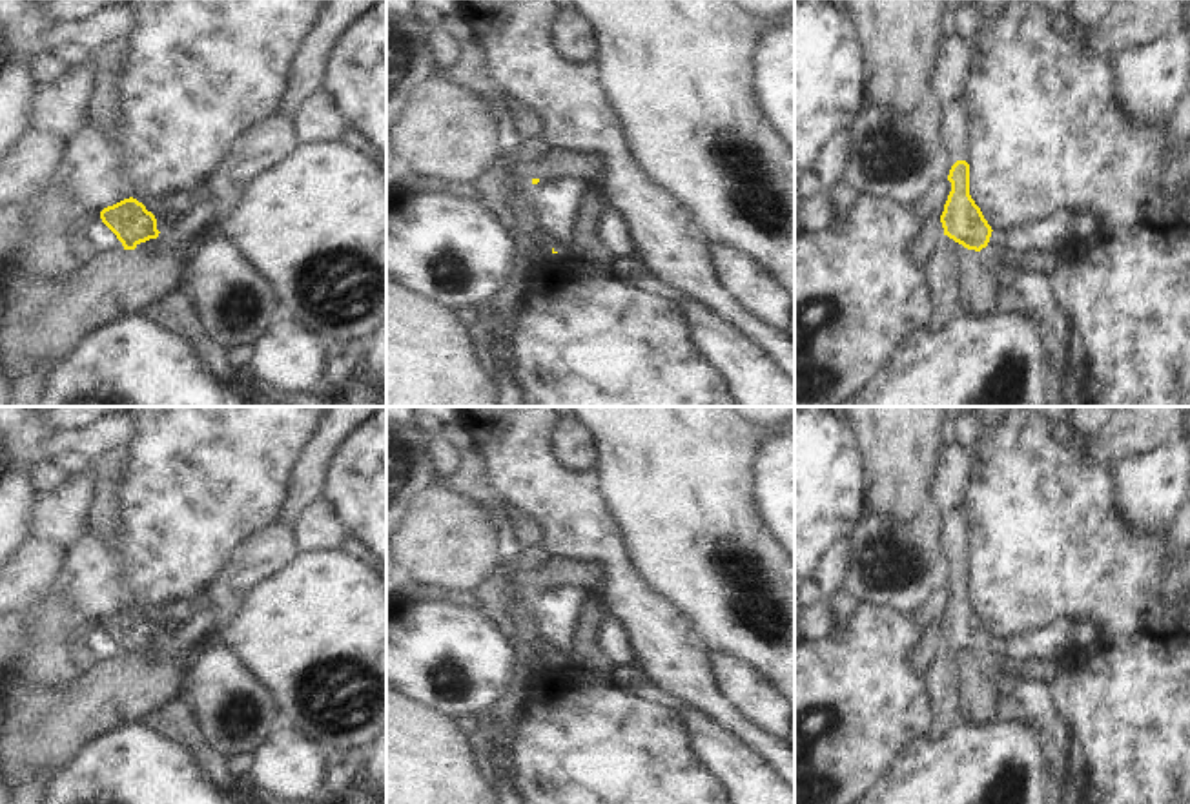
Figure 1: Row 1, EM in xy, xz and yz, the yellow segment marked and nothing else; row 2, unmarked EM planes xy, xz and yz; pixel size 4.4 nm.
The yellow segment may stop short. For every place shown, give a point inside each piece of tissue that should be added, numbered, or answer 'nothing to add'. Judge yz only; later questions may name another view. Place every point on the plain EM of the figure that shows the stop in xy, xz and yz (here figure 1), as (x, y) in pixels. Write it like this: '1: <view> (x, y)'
1: yz (957, 529)
2: yz (941, 680)

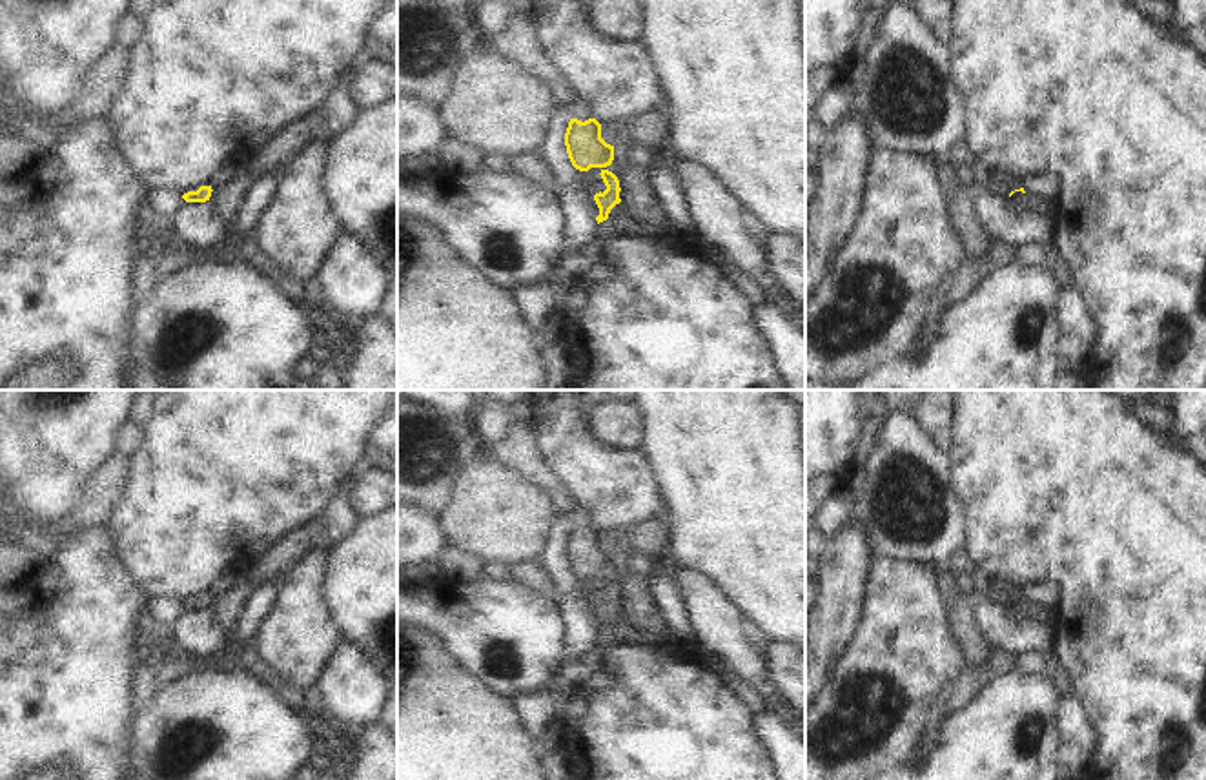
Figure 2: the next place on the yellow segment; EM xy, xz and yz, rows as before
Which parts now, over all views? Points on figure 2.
nothing to add

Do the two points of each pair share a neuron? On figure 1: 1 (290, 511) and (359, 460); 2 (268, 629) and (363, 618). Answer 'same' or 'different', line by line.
1: different
2: same

